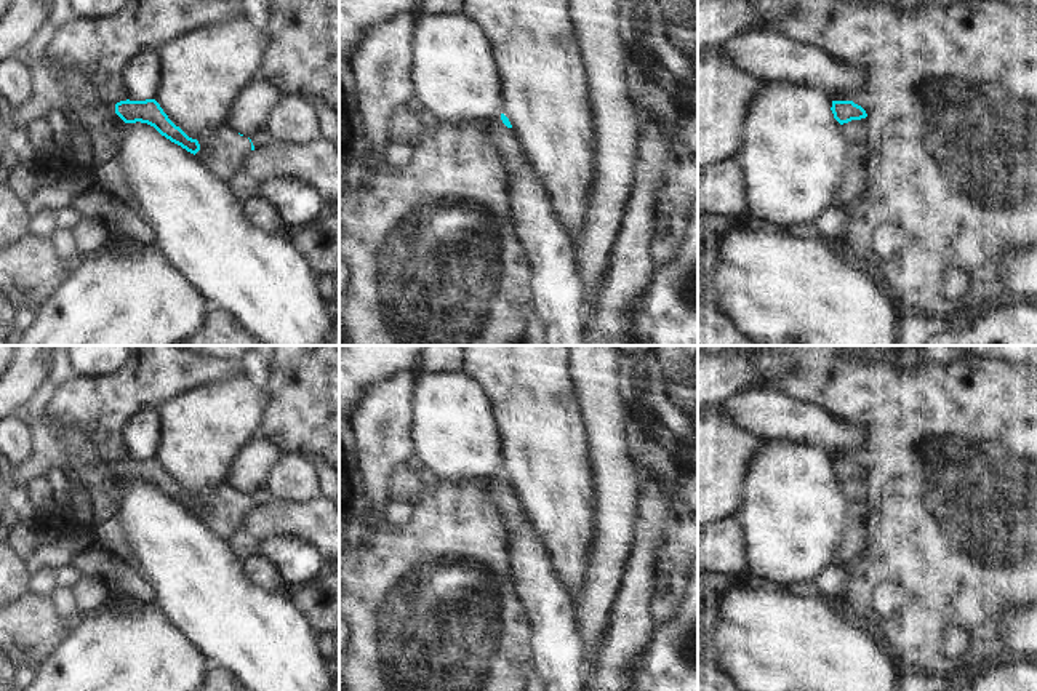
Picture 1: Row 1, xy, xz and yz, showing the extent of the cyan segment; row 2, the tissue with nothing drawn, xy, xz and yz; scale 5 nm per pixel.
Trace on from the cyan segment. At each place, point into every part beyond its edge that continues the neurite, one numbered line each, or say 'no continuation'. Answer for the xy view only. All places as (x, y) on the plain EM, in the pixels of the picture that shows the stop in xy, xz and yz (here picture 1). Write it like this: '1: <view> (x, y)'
1: xy (104, 485)

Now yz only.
1: yz (856, 490)

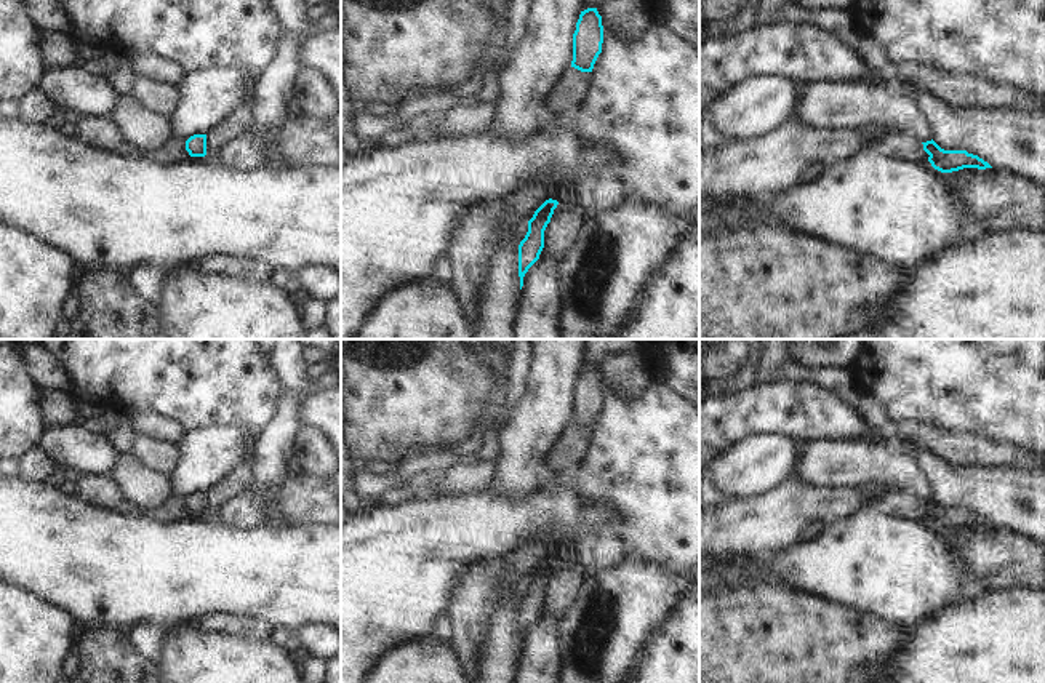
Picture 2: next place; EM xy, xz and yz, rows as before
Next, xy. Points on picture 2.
no continuation

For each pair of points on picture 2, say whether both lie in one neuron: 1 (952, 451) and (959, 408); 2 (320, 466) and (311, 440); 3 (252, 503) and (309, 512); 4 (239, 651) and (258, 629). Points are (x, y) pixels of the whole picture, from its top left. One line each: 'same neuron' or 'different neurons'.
1: different neurons
2: same neuron
3: same neuron
4: different neurons

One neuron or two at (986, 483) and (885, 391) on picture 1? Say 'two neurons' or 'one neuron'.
one neuron

